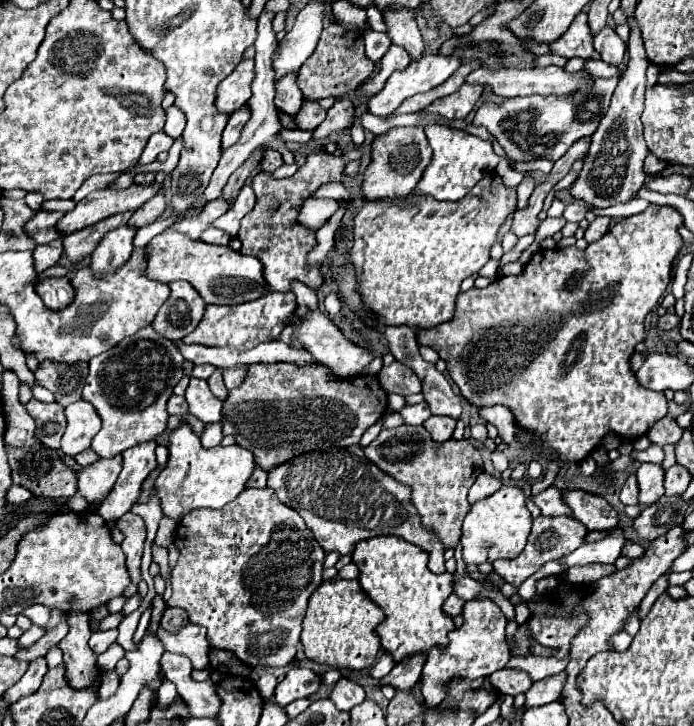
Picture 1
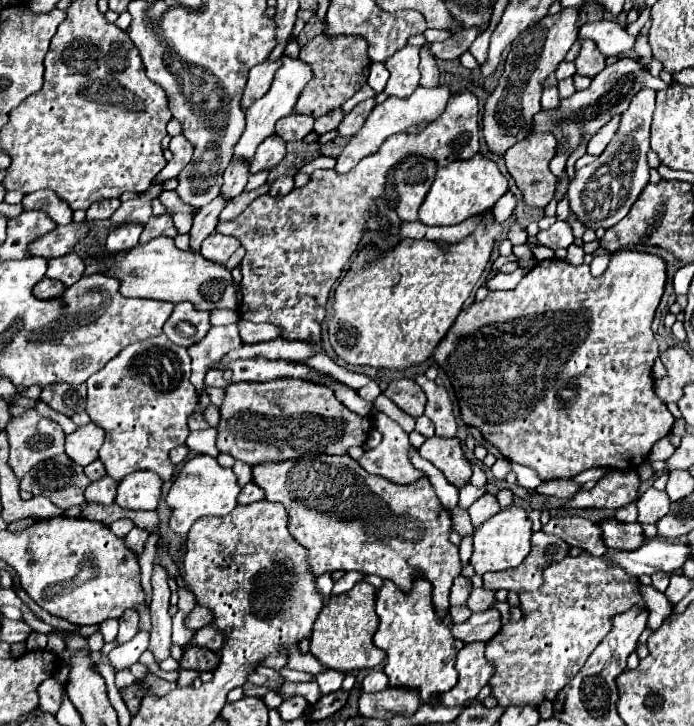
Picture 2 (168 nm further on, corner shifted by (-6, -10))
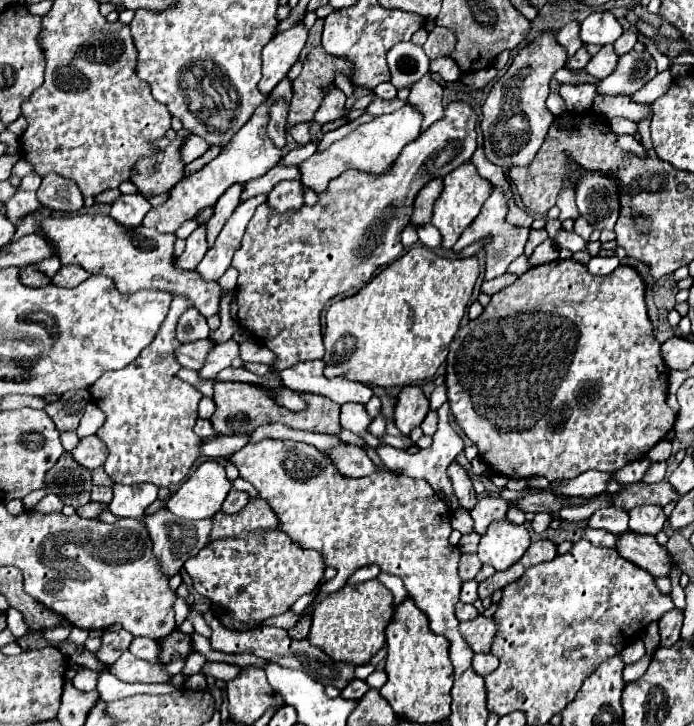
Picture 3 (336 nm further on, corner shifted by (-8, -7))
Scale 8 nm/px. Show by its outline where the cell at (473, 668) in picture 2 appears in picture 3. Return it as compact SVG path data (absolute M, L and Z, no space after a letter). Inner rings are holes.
M476 654L472 660L472 666L474 666L474 672L478 672L480 676L486 676L498 668L498 658L494 654Z

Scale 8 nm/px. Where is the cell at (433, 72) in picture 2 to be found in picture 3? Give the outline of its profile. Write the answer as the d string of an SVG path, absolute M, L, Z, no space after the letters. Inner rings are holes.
M426 74L422 80L418 80L408 96L408 104L414 104L418 112L422 112L422 132L430 128L430 124L442 120L444 106L442 106L442 88L438 82Z

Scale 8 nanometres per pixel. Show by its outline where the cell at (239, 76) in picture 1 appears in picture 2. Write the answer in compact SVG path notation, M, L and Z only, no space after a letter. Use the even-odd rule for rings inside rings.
M280 61L260 63L260 65L252 67L248 83L244 87L244 95L242 95L242 111L246 111L248 105L252 105L256 99L260 99L268 91L278 67L280 67Z

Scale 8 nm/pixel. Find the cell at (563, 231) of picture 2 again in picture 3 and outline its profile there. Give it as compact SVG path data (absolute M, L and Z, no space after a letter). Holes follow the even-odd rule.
M560 230L558 238L554 242L560 248L568 248L572 252L580 252L580 250L586 250L588 248L588 242L584 238L580 238L576 232L566 232L566 230Z

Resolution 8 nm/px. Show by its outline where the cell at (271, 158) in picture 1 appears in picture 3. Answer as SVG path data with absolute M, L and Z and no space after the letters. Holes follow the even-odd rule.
M286 180L278 182L274 190L268 194L268 204L274 208L278 214L288 212L288 210L298 210L304 206L304 192L302 184L298 180Z

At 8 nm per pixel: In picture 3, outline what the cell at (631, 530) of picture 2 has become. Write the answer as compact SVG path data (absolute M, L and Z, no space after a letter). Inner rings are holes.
M626 532L618 536L618 554L622 554L632 564L650 572L654 578L670 576L672 558L664 546L656 542L650 534Z

